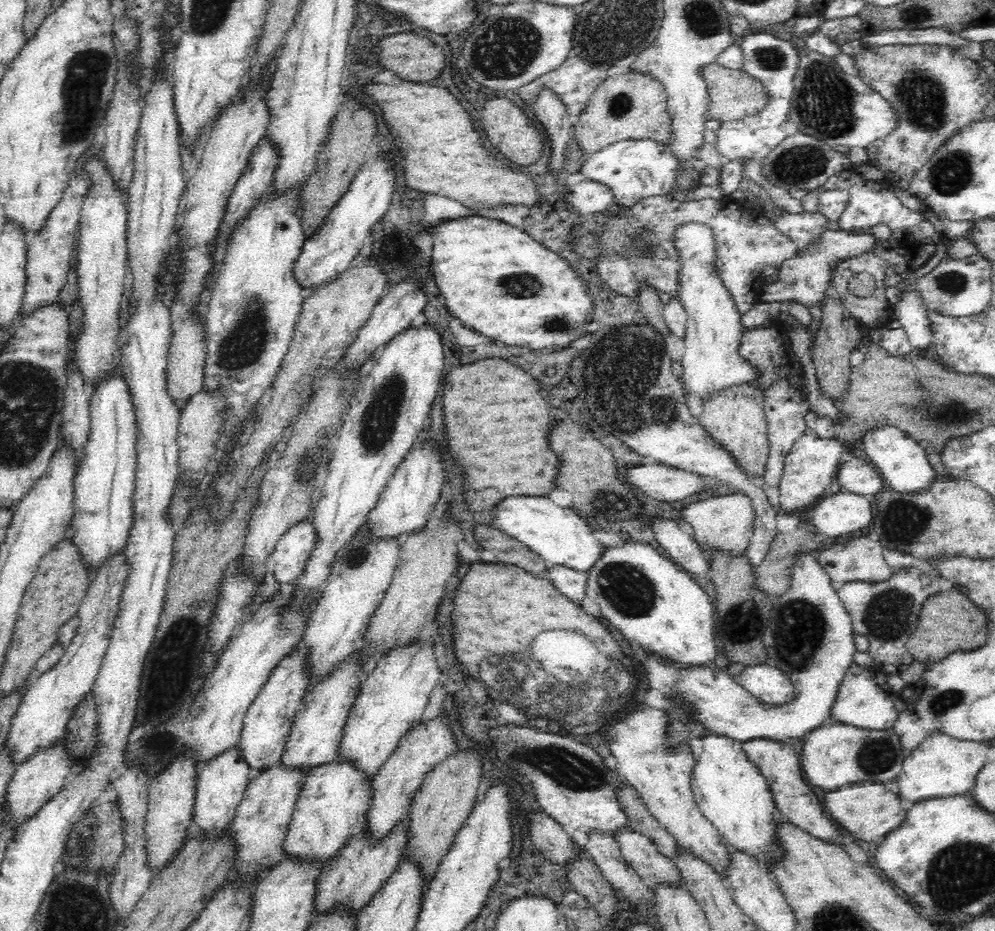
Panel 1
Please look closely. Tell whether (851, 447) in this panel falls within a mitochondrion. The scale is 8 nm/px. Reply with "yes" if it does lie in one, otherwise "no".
no

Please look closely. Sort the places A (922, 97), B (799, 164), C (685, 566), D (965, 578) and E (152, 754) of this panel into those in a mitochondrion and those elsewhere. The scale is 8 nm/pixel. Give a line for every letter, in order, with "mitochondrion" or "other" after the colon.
A: mitochondrion
B: mitochondrion
C: other
D: other
E: mitochondrion

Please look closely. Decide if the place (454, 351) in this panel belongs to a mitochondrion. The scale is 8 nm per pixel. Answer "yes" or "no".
no

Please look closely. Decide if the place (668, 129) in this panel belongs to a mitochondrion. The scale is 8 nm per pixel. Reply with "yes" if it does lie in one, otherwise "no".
no

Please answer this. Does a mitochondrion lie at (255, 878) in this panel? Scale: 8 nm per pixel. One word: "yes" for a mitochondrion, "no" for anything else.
no

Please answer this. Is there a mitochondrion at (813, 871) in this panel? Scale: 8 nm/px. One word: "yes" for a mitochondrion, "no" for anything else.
no

